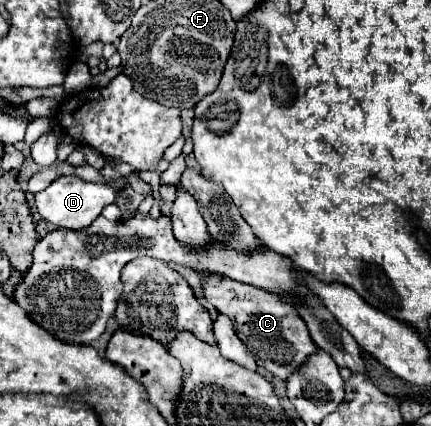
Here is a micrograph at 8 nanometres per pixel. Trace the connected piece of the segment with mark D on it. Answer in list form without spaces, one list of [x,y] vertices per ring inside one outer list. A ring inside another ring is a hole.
[[[58,177],[44,191],[38,191],[34,195],[36,209],[42,215],[42,219],[46,219],[48,223],[52,223],[56,227],[64,227],[64,229],[88,227],[106,205],[114,203],[114,197],[116,195],[114,195],[110,185],[90,183],[90,181],[84,181],[80,177]]]

